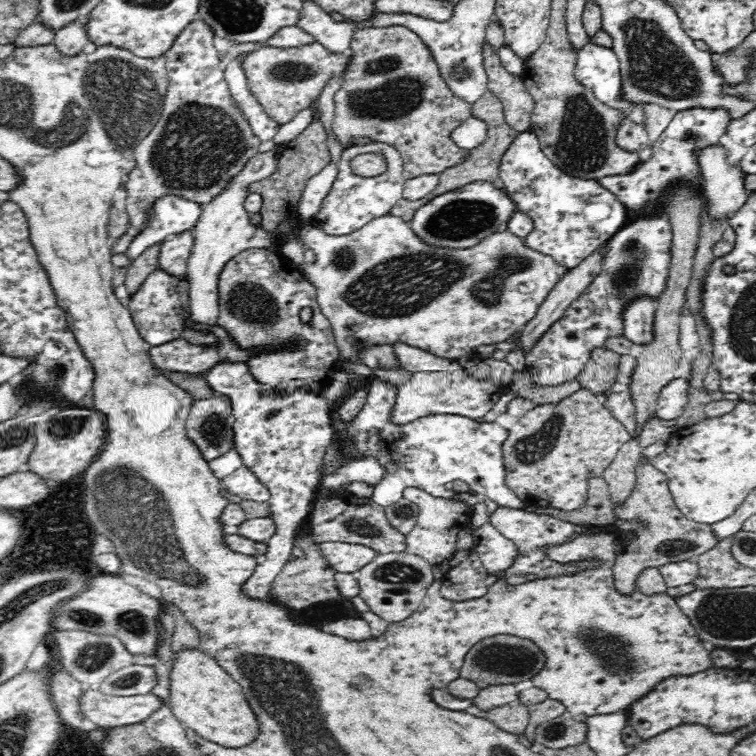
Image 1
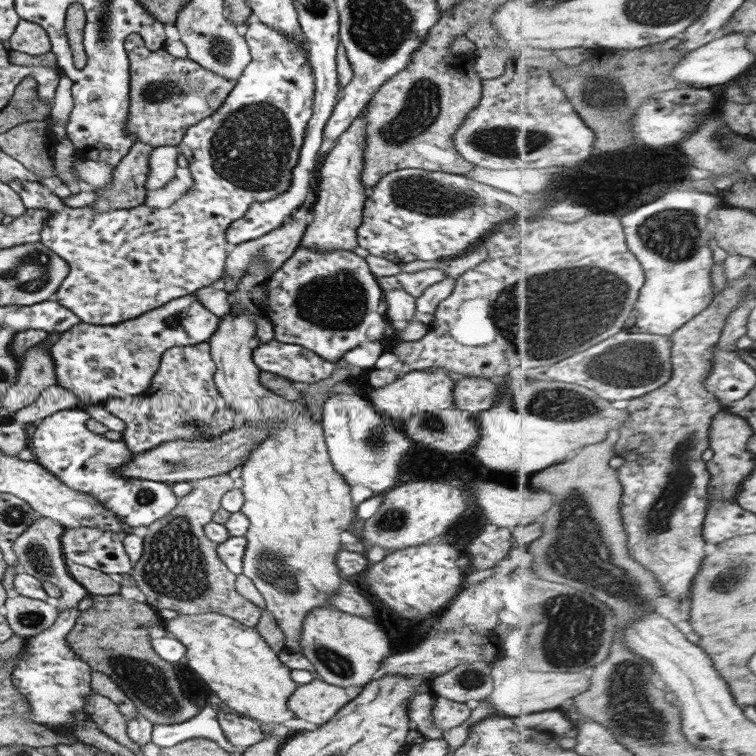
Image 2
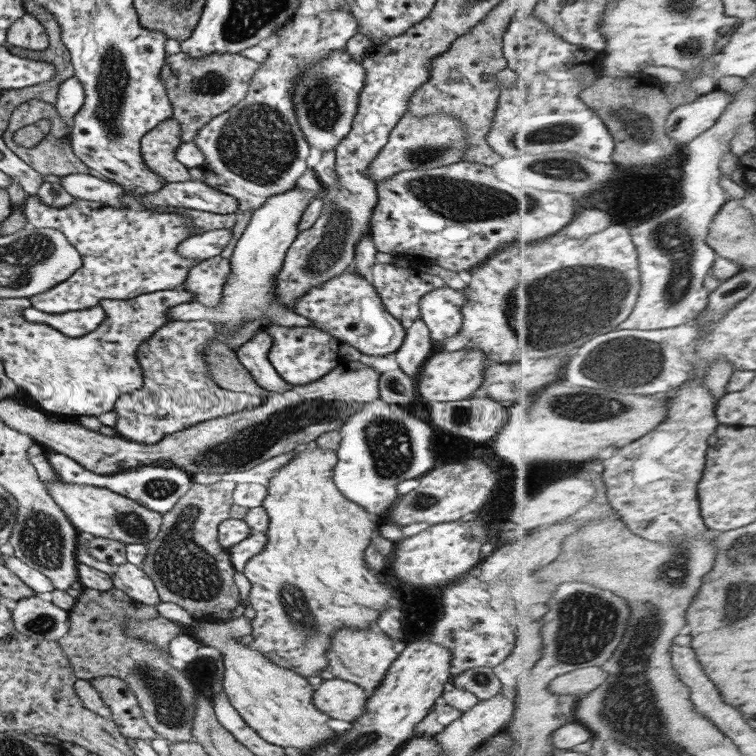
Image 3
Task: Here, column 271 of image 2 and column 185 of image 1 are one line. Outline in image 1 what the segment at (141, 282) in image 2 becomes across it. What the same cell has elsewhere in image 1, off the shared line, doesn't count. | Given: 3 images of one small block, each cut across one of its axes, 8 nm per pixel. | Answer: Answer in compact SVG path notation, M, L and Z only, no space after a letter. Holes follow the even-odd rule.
M198 18L178 34L174 46L164 54L169 83L163 100L162 114L154 130L134 148L136 166L125 178L127 180L125 210L129 214L129 225L122 236L108 240L113 255L126 252L133 238L146 226L153 202L161 196L181 196L204 205L221 193L230 180L241 172L242 166L253 157L253 154L260 152L258 139L253 135L243 113L234 106L228 83L224 80L224 70L218 66L220 57L214 47L214 36L216 36L214 29L204 19Z

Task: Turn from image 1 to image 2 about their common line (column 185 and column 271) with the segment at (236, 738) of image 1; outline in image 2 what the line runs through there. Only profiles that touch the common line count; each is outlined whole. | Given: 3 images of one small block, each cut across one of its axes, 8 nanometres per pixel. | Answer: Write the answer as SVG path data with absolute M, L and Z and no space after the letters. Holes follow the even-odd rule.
M219 613L179 614L162 620L161 626L185 646L183 662L213 692L215 702L231 712L259 723L273 724L273 727L295 718L287 708L287 697L297 684L291 680L290 670L279 661L257 630Z

